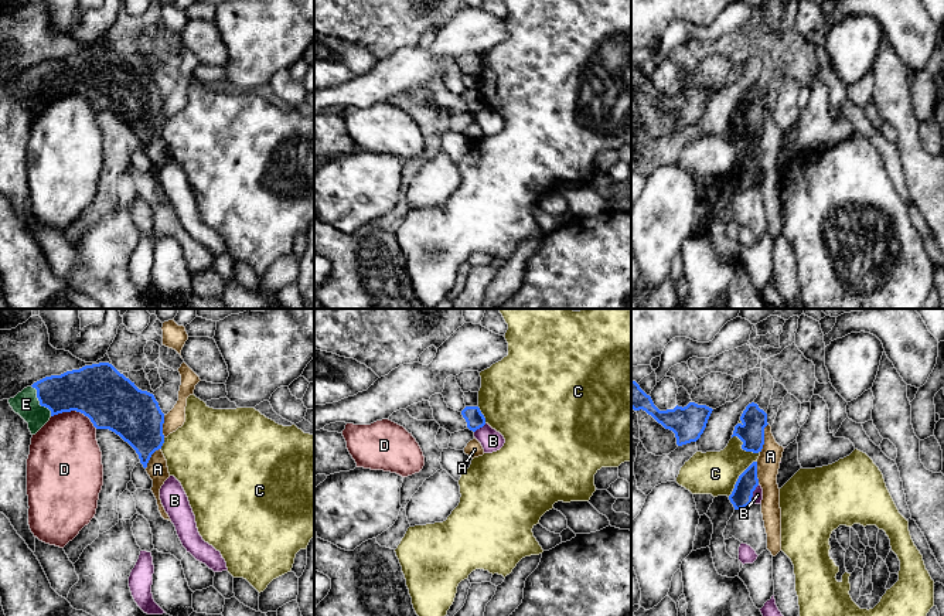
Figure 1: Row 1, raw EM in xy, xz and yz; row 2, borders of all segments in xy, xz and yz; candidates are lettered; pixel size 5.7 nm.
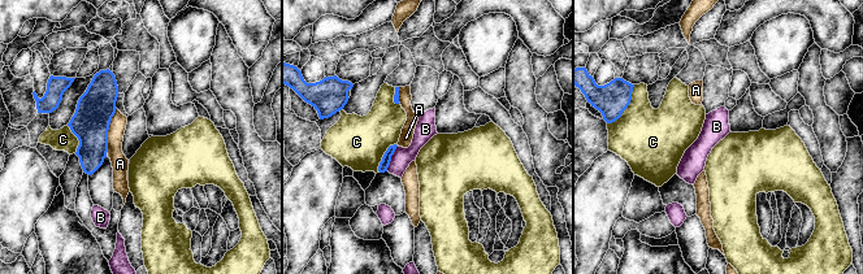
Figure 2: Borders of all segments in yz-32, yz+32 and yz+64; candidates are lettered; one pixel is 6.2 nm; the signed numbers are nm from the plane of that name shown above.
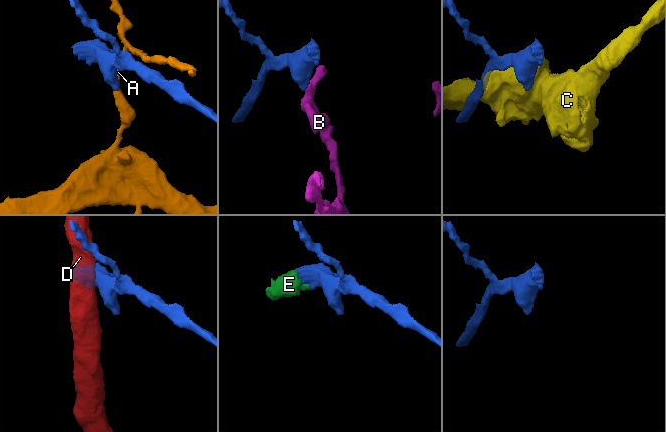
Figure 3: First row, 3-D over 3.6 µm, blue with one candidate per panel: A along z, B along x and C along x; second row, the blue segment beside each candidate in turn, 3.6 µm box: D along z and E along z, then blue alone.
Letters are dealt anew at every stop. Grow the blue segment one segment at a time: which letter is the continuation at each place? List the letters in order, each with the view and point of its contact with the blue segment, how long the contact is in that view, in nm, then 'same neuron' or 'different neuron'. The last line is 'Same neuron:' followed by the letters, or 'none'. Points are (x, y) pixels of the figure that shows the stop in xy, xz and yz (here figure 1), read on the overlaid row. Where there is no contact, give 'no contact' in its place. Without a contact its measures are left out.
A: contact yz (763, 438); length 170 nm; different neuron
B: contact yz (752, 493); length 120 nm; different neuron
C: contact yz (739, 477); length 260 nm; different neuron
D: contact xy (75, 409); length 280 nm; different neuron
E: contact xy (40, 402); length 200 nm; same neuron
Same neuron: E

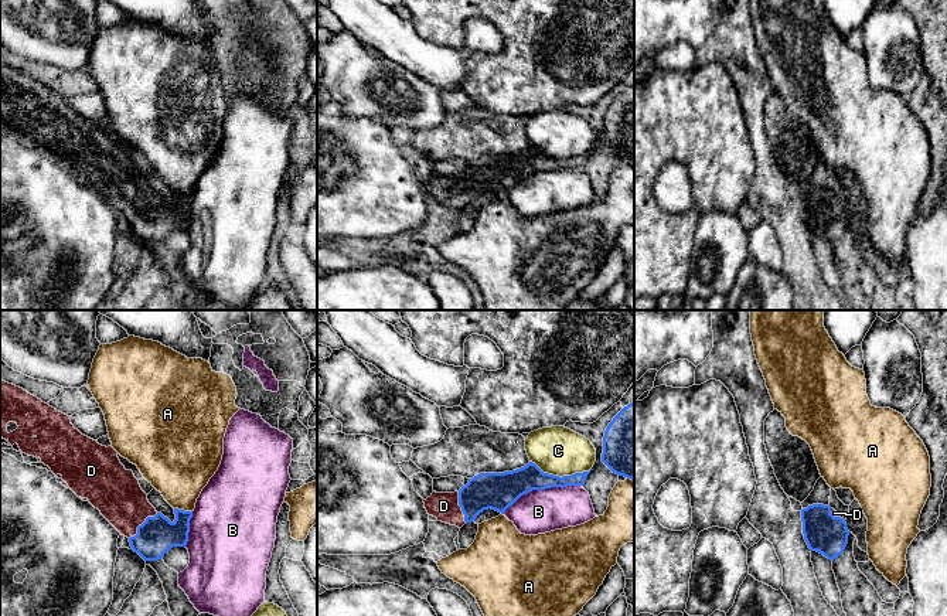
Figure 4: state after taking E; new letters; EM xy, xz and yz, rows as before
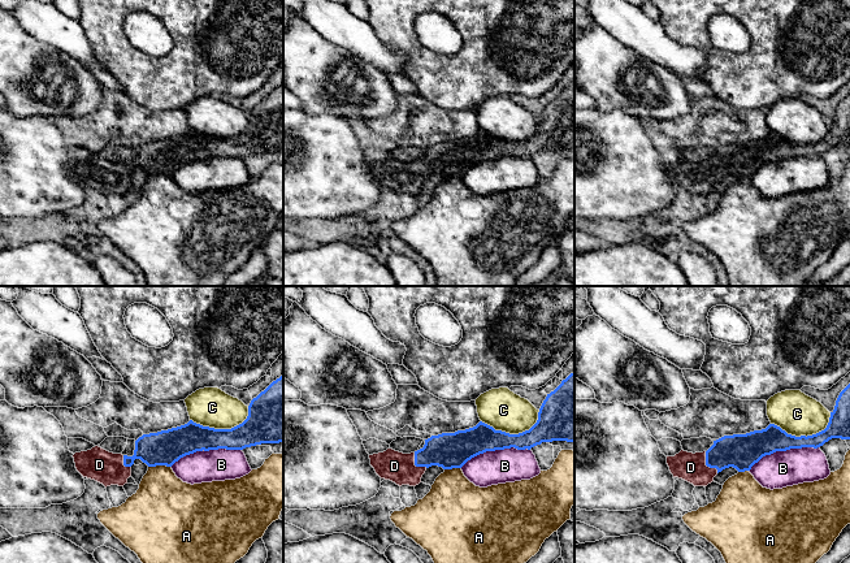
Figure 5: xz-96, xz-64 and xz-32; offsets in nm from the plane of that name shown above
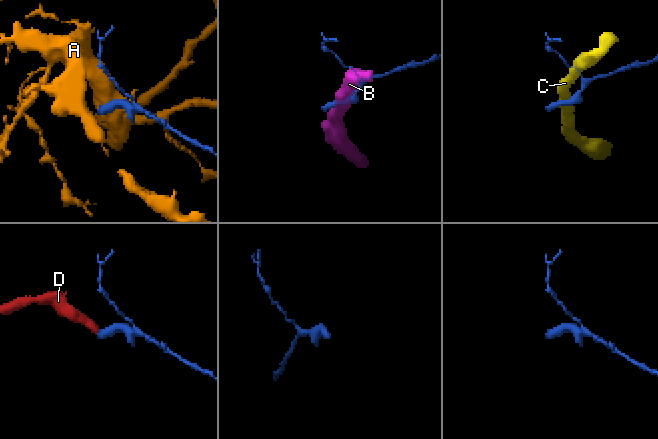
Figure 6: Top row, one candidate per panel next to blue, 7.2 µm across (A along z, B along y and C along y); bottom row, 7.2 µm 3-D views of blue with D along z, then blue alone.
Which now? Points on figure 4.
A: contact xy (183, 510); length 110 nm; different neuron
B: contact xz (541, 489); length 480 nm; different neuron
C: contact xz (561, 477); length 360 nm; different neuron
D: contact xy (142, 524); length 220 nm; same neuron
Same neuron: D

